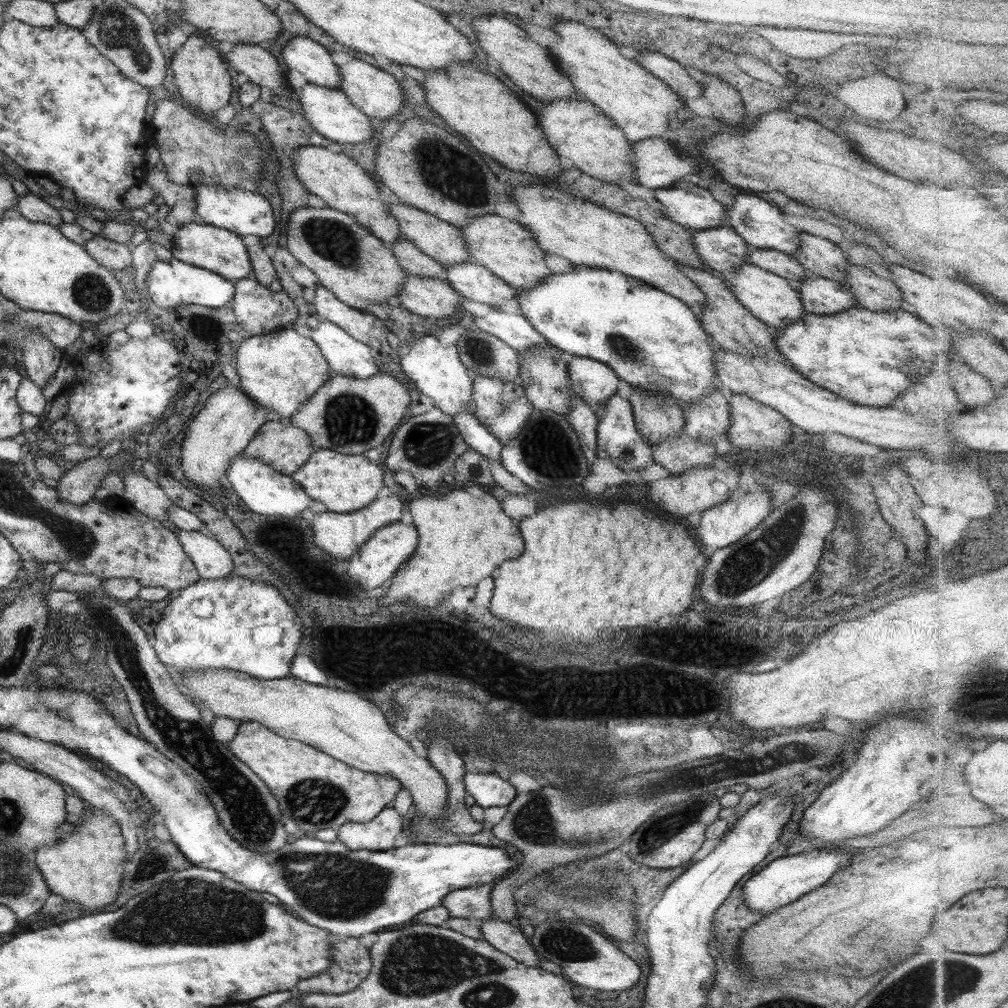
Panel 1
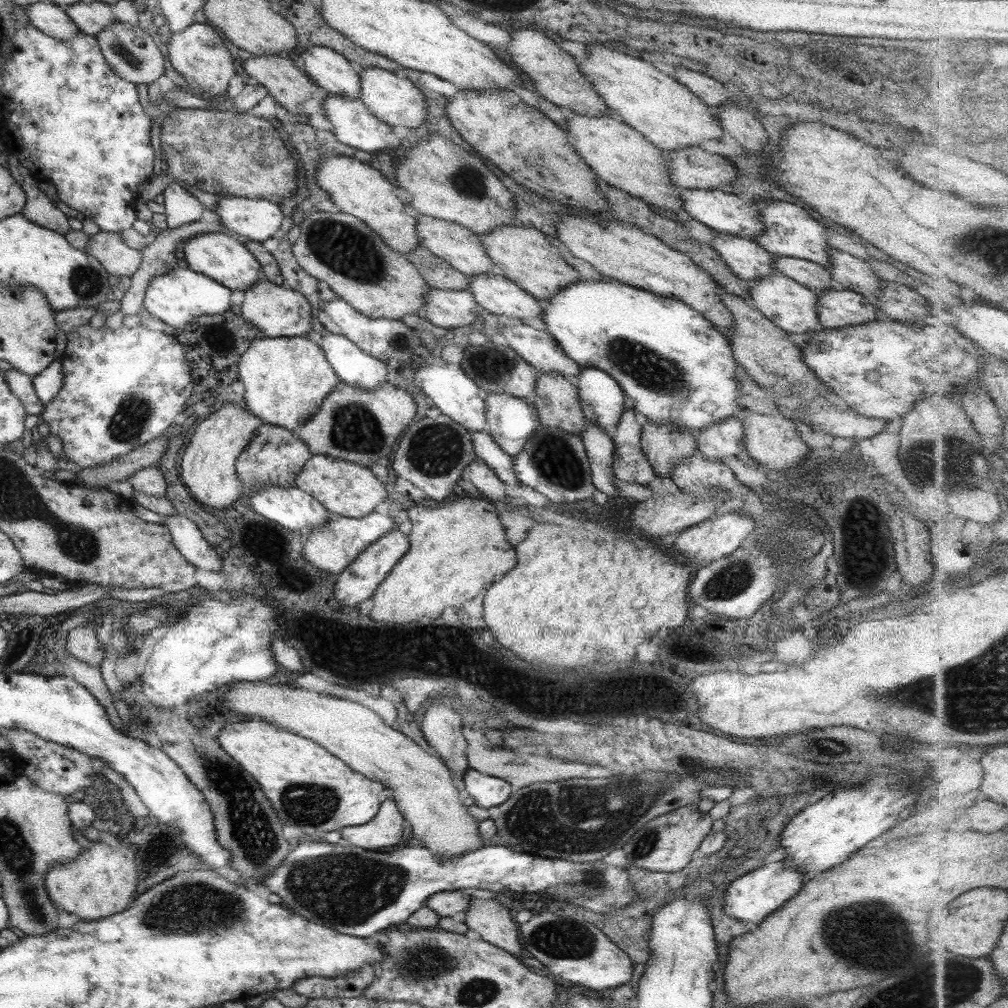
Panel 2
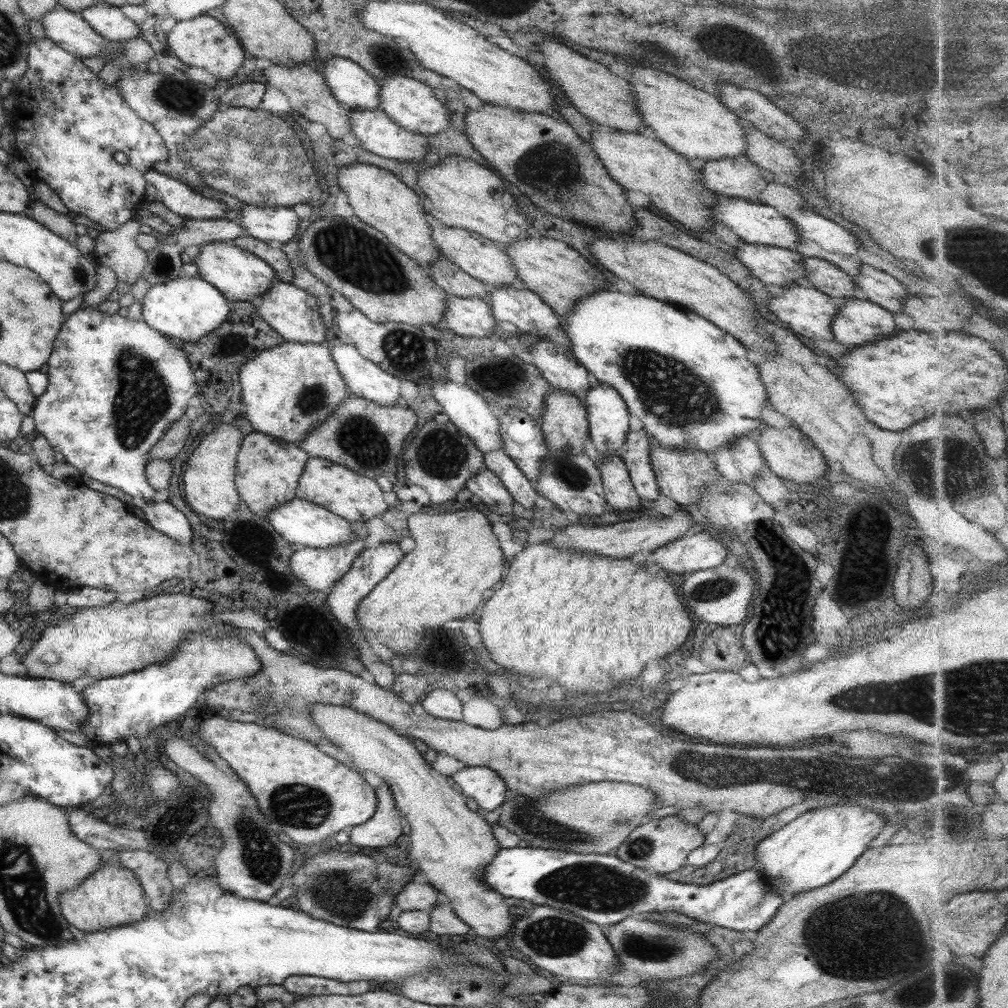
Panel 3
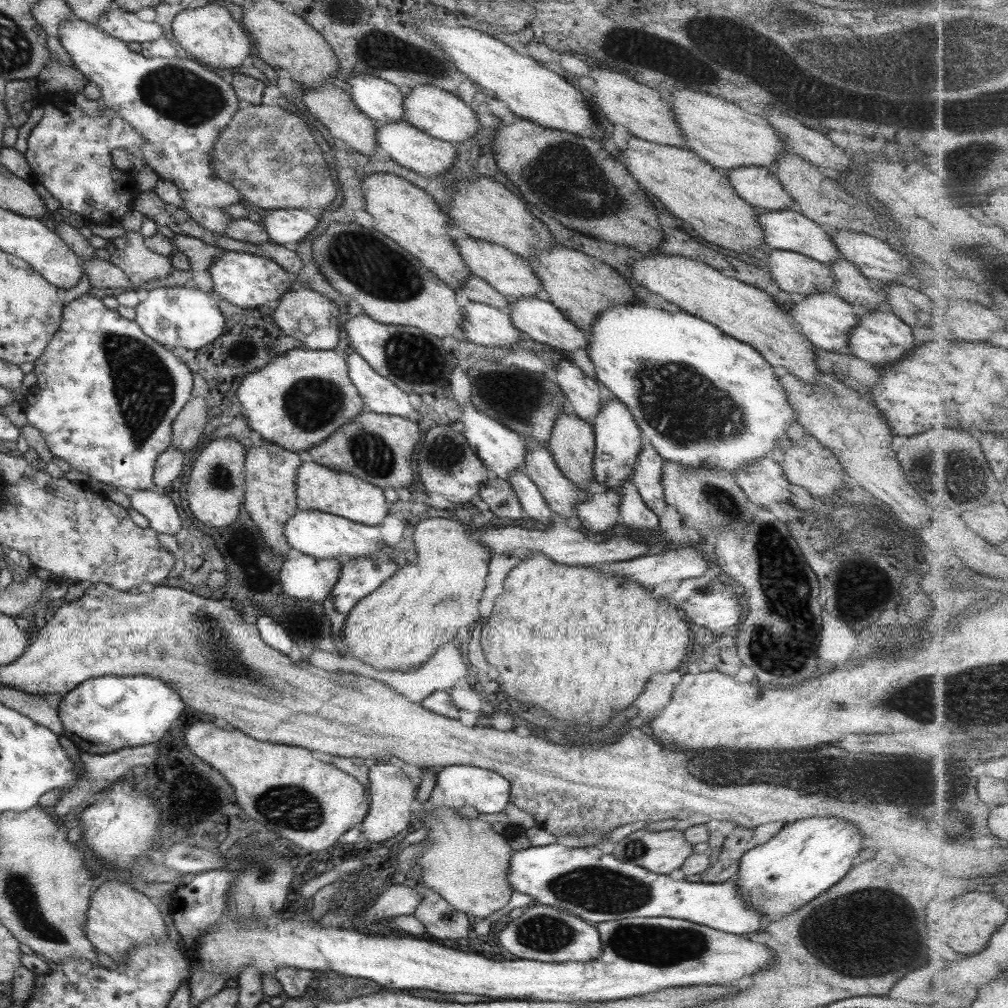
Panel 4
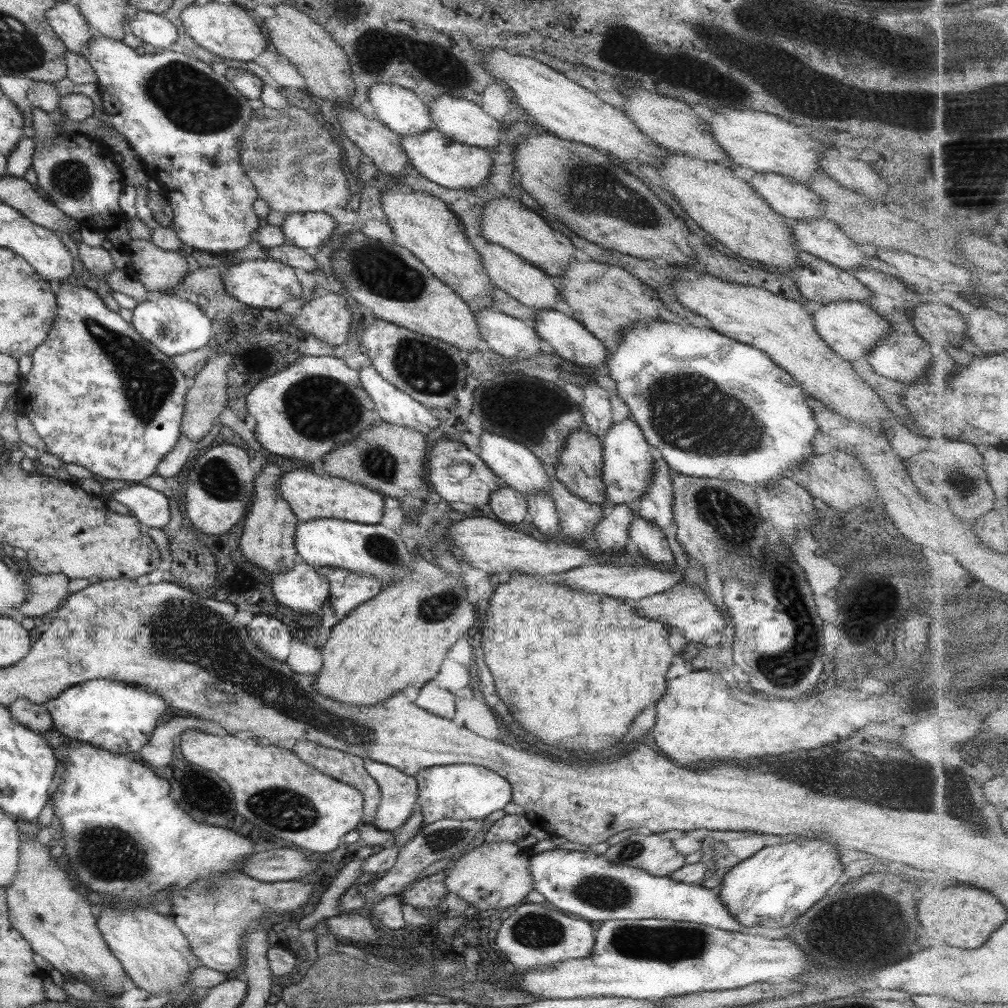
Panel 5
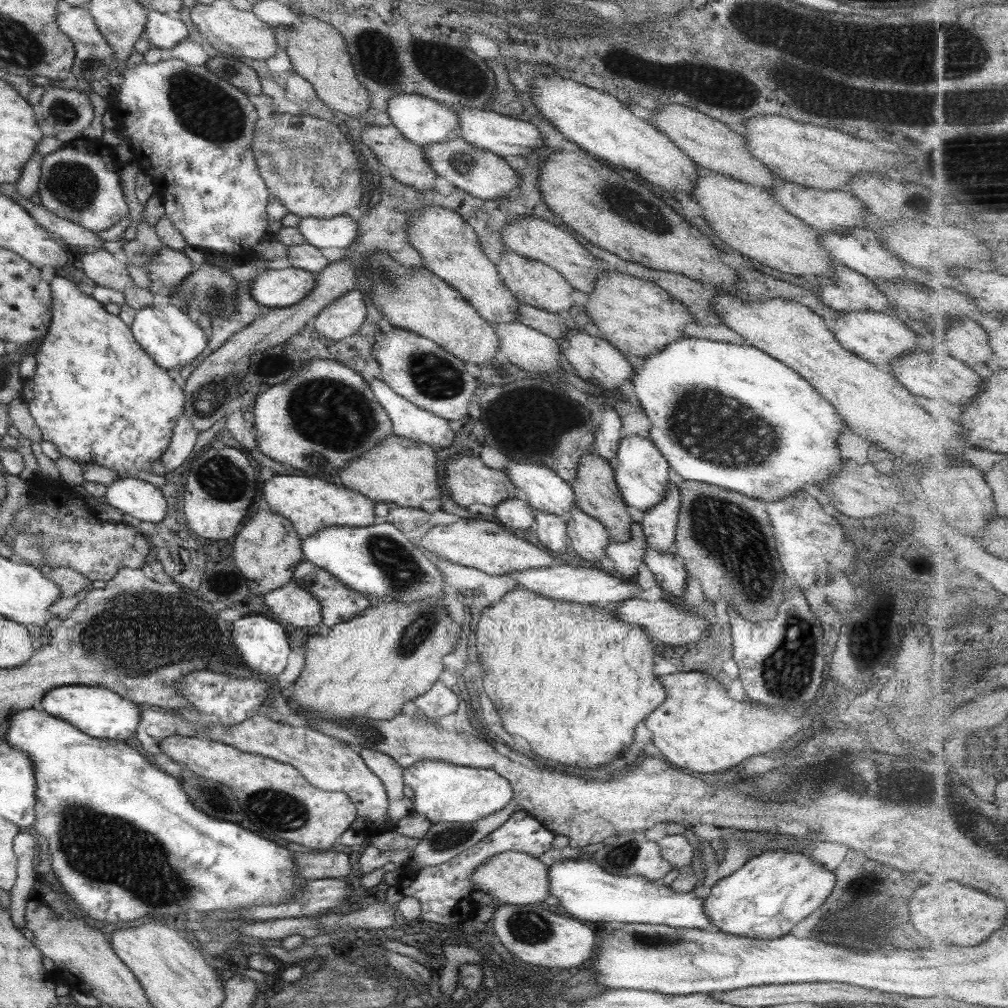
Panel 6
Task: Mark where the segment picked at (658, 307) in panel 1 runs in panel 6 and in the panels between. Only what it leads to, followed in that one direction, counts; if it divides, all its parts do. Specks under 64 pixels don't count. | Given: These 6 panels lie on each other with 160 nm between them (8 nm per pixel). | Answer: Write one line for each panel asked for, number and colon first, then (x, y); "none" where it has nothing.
2: (678, 368)
3: (689, 382)
4: (700, 398)
5: (714, 408)
6: (728, 415)

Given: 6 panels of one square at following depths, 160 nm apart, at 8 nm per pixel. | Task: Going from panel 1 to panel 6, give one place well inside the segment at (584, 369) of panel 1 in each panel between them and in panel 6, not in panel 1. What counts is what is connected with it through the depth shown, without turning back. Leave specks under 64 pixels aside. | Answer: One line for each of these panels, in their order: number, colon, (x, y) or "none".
2: (601, 400)
3: (607, 414)
4: (617, 440)
5: (628, 466)
6: (640, 472)

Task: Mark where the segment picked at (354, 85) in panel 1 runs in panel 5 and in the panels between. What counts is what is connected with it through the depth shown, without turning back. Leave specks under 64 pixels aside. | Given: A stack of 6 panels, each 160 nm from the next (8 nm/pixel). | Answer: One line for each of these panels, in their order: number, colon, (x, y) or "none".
2: (396, 101)
3: (414, 106)
4: (438, 113)
5: (461, 120)

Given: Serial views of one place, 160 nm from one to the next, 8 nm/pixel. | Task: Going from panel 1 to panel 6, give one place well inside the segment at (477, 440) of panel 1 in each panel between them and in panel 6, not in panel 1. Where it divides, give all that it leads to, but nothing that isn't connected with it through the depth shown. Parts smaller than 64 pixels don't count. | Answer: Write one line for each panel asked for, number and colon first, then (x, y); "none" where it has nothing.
2: (486, 450)
3: (522, 491)
4: (532, 503)
5: (541, 511)
6: (551, 530)

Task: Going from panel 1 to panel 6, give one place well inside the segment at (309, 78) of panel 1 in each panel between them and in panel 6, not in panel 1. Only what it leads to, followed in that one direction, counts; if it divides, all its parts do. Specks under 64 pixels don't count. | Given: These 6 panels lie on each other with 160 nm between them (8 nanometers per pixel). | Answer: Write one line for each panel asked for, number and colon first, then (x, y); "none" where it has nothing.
2: (328, 69)
3: (354, 88)
4: (381, 101)
5: (400, 110)
6: (421, 120)

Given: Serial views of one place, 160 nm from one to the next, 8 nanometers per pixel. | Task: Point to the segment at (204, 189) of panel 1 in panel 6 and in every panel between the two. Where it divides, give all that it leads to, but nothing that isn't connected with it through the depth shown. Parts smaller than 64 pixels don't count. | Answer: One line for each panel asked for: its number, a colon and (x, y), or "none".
2: (256, 219)
3: (278, 224)
4: (287, 227)
5: (303, 230)
6: (340, 231)

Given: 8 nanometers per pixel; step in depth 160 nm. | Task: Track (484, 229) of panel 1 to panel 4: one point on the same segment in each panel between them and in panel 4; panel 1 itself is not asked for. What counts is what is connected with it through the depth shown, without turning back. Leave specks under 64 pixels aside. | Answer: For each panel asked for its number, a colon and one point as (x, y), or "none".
2: (528, 258)
3: (556, 274)
4: (581, 288)

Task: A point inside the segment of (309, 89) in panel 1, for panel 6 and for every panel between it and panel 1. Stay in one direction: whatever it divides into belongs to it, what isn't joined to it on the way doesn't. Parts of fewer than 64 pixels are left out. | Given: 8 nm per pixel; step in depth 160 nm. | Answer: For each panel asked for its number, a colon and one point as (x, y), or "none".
2: (353, 125)
3: (378, 134)
4: (404, 144)
5: (452, 165)
6: (484, 175)

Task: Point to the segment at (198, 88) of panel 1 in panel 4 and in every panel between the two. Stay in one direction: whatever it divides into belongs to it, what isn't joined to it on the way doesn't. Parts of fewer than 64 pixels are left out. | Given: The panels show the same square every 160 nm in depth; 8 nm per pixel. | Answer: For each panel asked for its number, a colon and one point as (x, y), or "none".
2: (197, 53)
3: (204, 42)
4: (210, 34)

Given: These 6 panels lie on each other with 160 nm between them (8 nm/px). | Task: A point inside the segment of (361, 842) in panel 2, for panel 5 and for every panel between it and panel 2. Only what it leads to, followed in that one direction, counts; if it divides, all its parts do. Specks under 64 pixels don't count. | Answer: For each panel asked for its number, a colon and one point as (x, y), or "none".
3: (386, 823)
4: (391, 792)
5: (398, 791)

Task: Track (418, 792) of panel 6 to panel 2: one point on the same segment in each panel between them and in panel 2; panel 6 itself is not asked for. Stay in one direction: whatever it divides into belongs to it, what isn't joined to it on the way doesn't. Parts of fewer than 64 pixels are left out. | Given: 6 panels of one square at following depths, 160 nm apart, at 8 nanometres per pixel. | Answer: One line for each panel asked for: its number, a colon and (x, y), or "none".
2: (486, 791)
3: (482, 784)
4: (456, 785)
5: (459, 791)

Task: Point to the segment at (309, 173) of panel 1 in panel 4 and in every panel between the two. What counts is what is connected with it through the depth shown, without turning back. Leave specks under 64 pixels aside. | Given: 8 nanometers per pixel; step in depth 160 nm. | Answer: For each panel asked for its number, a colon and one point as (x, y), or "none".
2: (356, 189)
3: (378, 198)
4: (406, 214)

